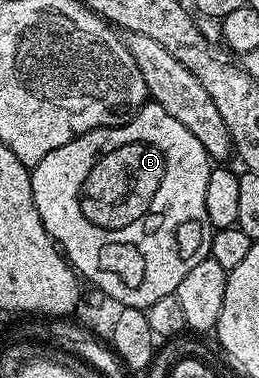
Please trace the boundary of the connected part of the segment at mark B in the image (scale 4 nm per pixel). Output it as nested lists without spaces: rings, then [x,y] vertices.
[[[148,102],[131,117],[130,120],[116,124],[113,128],[94,128],[91,132],[81,134],[65,146],[57,146],[41,162],[37,162],[31,169],[31,185],[33,186],[33,202],[37,202],[37,214],[41,214],[41,222],[52,240],[67,257],[72,268],[88,285],[94,286],[104,293],[108,301],[116,300],[116,305],[124,308],[141,308],[146,310],[157,302],[157,298],[174,296],[177,286],[181,286],[185,274],[197,266],[197,262],[208,259],[211,255],[211,233],[213,231],[209,223],[209,210],[205,210],[205,186],[209,186],[209,174],[213,167],[213,161],[208,156],[205,146],[173,118],[162,106],[154,102]]]

